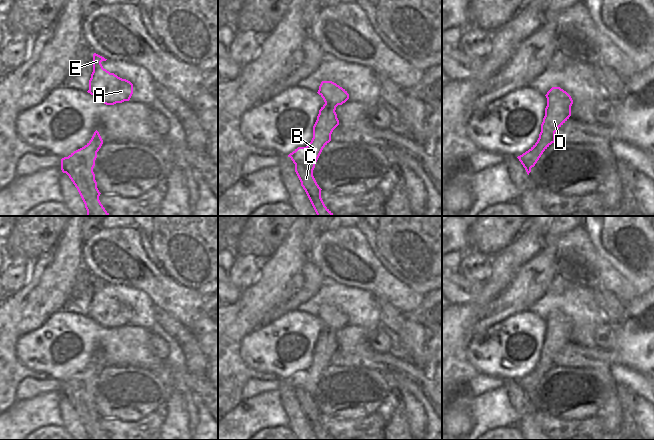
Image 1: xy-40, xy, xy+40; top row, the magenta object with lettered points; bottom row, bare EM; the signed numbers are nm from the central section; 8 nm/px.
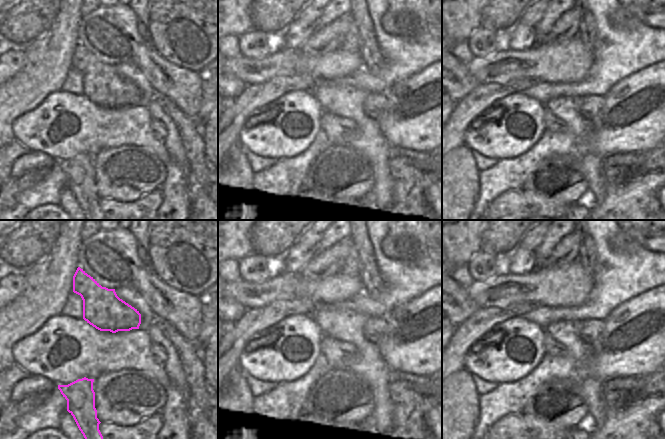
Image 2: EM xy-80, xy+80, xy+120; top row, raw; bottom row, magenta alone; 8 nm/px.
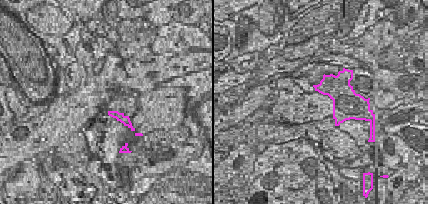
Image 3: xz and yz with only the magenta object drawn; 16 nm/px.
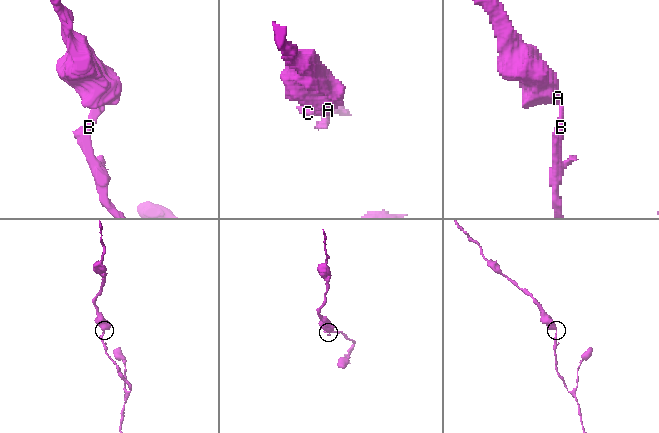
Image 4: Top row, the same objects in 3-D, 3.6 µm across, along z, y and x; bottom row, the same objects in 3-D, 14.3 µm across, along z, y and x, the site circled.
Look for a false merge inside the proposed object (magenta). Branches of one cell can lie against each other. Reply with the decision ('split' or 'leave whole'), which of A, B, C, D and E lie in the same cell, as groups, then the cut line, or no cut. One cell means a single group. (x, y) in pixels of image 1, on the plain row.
leave whole; A B C D E; no cut

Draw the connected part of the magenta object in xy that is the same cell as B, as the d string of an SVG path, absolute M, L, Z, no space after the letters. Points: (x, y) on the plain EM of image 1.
M322 305L317 317L325 328L319 334L313 350L313 362L306 371L298 371L288 381L295 388L295 396L317 440L335 440L321 422L322 413L313 400L313 394L323 372L331 365L333 354L339 349L336 331L345 327L349 318L332 305Z

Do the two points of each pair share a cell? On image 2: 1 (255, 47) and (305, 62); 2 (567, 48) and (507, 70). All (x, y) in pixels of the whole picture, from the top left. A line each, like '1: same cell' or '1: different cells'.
1: different cells
2: same cell

